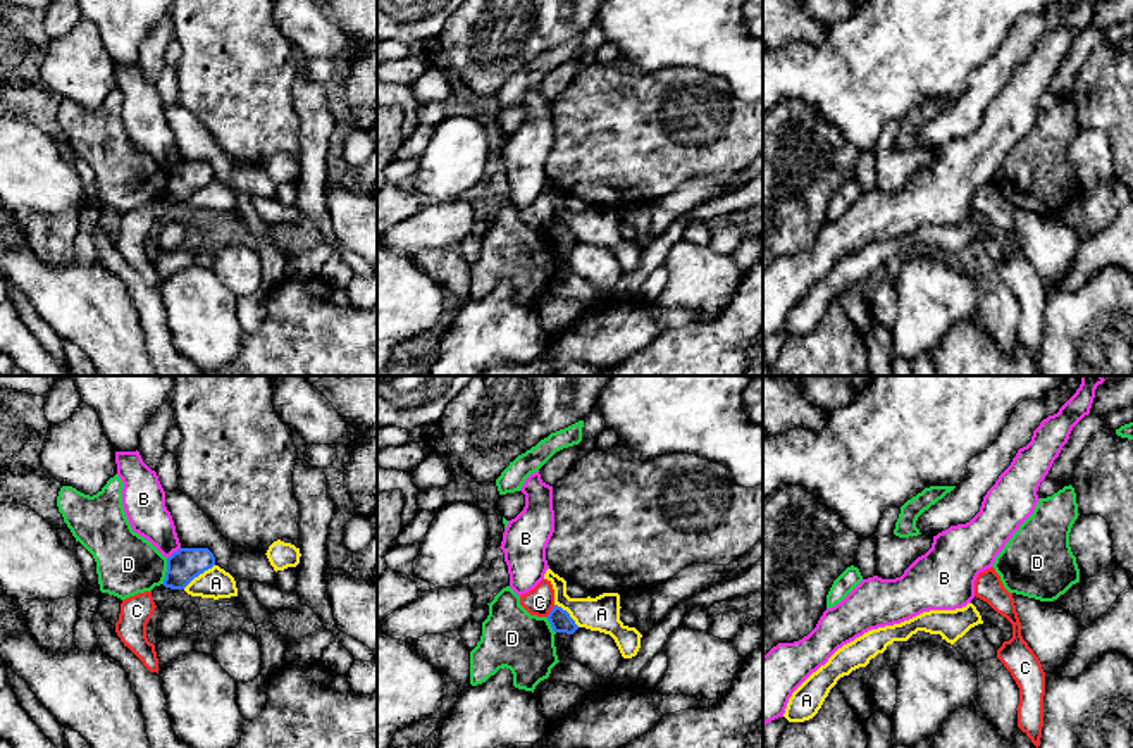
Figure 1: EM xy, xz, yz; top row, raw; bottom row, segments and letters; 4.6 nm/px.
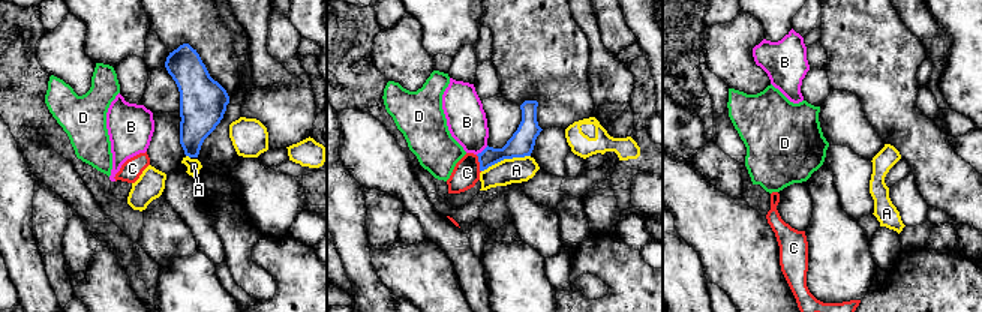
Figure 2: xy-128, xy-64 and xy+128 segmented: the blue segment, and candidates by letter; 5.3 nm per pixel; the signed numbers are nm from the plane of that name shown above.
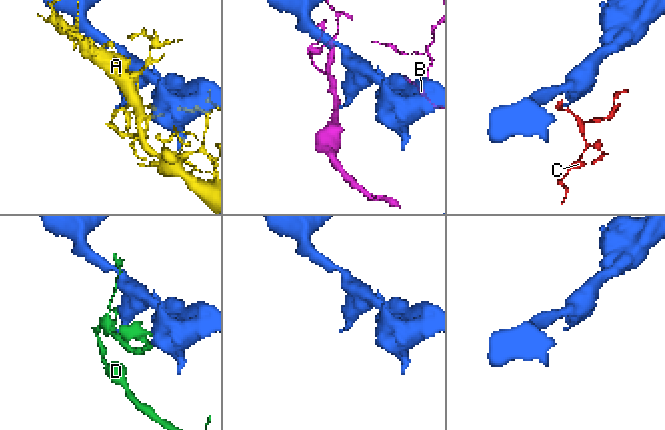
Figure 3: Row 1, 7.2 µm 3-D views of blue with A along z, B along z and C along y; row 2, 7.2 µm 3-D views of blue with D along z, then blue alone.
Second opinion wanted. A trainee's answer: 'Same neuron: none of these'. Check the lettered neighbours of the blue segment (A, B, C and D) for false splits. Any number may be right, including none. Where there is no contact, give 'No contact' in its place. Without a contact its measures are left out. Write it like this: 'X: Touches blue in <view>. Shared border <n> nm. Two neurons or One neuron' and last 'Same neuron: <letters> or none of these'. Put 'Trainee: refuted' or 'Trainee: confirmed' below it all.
A: Touches blue in xy. Shared border 190 nm. Two neurons
B: Touches blue in xy. Shared border 90 nm. Two neurons
C: Touches blue in xz. Shared border 70 nm. Two neurons
D: Touches blue in xy. Shared border 120 nm. Two neurons
Same neuron: none of these
Trainee: confirmed

